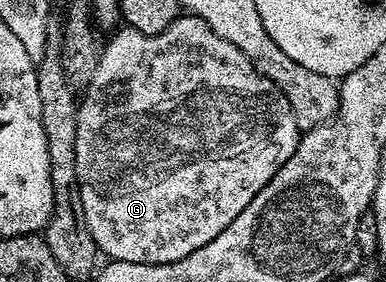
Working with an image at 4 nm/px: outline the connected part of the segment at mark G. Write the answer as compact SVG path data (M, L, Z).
M179 16L159 34L136 32L136 28L127 25L111 34L114 35L111 38L109 35L102 47L96 76L92 76L78 104L76 176L80 184L80 200L84 204L84 220L88 224L88 232L92 232L92 240L107 259L136 264L168 264L188 256L188 252L196 252L196 248L204 248L208 240L216 240L216 236L220 236L220 232L224 232L224 228L228 228L228 224L232 224L232 220L236 220L236 216L252 204L256 192L260 192L260 188L264 188L264 184L268 184L268 180L272 180L272 176L276 176L278 169L296 152L300 131L282 89L265 78L248 60L248 56L236 48L236 44L218 36L208 24L204 24L204 20Z

